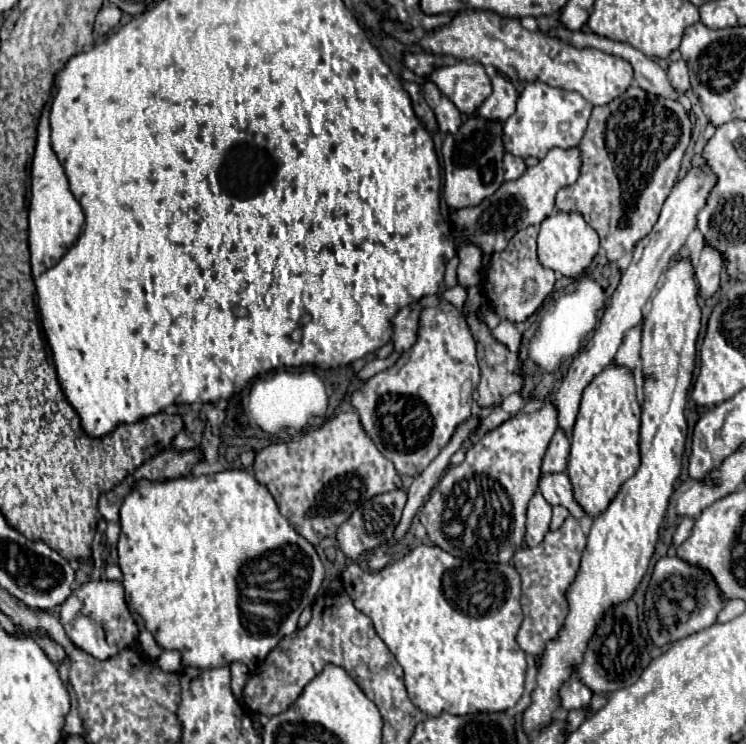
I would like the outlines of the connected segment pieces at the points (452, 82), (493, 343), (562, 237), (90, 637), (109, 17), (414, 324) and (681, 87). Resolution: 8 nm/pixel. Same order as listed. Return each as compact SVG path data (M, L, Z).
M455 62L435 70L429 80L447 96L463 114L475 114L491 94L491 80L477 62Z
M471 312L467 316L467 324L477 342L477 360L481 366L481 382L477 386L477 404L483 408L495 408L503 400L503 396L509 396L511 392L519 392L523 386L523 378L515 374L515 368L519 366L519 356L511 354L507 346L503 346L491 336L489 328L477 318L477 312Z
M555 212L541 222L537 238L537 256L545 268L561 272L563 276L569 278L577 278L591 266L597 252L599 252L599 236L583 220L579 212Z
M73 596L61 604L61 624L67 632L67 636L71 638L71 642L79 650L83 650L99 660L113 656L113 648L105 642L105 630L99 624L95 624L87 614L75 616Z
M107 6L107 8L101 8L101 12L97 14L97 20L95 20L95 32L99 36L105 36L107 32L111 32L119 20L121 20L121 10L117 6Z
M419 302L409 304L395 314L395 318L393 318L393 344L395 344L397 352L405 352L413 346L413 340L417 338L417 328L419 328L419 314L421 314Z
M683 60L671 62L669 70L667 70L667 76L669 76L669 82L673 84L675 90L685 92L689 88L689 72L687 72L687 64Z

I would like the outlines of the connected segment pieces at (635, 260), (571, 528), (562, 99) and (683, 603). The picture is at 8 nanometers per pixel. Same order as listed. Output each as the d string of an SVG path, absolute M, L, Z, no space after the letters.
M707 166L689 168L687 174L681 180L675 182L671 194L667 196L667 200L665 200L665 204L661 208L659 220L653 226L653 230L637 244L637 248L633 252L633 258L631 258L631 264L625 270L625 274L621 276L619 286L611 294L611 304L605 308L599 326L595 328L595 332L593 332L591 340L587 342L585 350L581 350L581 354L573 358L567 376L563 378L561 386L553 394L553 402L555 402L555 408L559 412L559 426L567 434L571 434L571 430L573 430L573 424L575 424L575 418L577 418L577 410L579 410L579 402L581 402L581 394L583 394L585 386L609 366L609 362L617 354L617 348L621 344L623 332L627 328L633 328L635 324L639 324L643 320L643 306L649 302L649 298L657 290L657 282L661 278L661 272L679 254L679 250L685 244L689 232L697 226L697 214L705 206L707 196L713 190L715 182L717 182L717 178L715 178L715 174L711 170L707 170Z
M569 516L559 530L547 532L539 546L535 546L535 548L523 546L513 556L515 568L521 574L521 592L523 592L521 608L523 608L523 616L525 616L521 630L517 634L517 642L527 654L531 654L535 658L543 652L545 644L551 638L555 638L559 628L563 626L563 620L567 616L565 592L567 592L569 584L575 580L585 544L587 544L587 536L583 534L581 524L573 516Z
M529 82L525 86L525 90L517 98L517 110L515 110L515 114L509 116L509 120L503 126L503 144L505 144L505 150L509 154L513 154L513 156L519 156L519 158L533 156L533 158L541 160L551 148L571 148L571 146L575 146L575 144L581 142L583 132L587 128L587 120L591 116L591 110L593 110L593 106L581 94L577 94L577 92L553 88L553 86L545 84L545 82Z
M665 556L657 560L643 606L649 636L657 648L713 626L723 606L723 596L709 572L693 564L685 564L685 560L677 556Z

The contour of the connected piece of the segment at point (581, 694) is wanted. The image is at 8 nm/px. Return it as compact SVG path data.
M571 676L559 690L559 696L561 696L561 706L565 710L575 710L575 708L583 708L589 704L593 692L577 678L577 676Z

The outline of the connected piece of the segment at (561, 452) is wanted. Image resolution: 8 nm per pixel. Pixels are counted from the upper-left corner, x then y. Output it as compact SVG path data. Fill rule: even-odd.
M557 428L545 456L543 456L543 466L541 472L549 474L549 472L563 472L567 468L567 456L569 456L569 436L565 432L561 432L561 428Z

